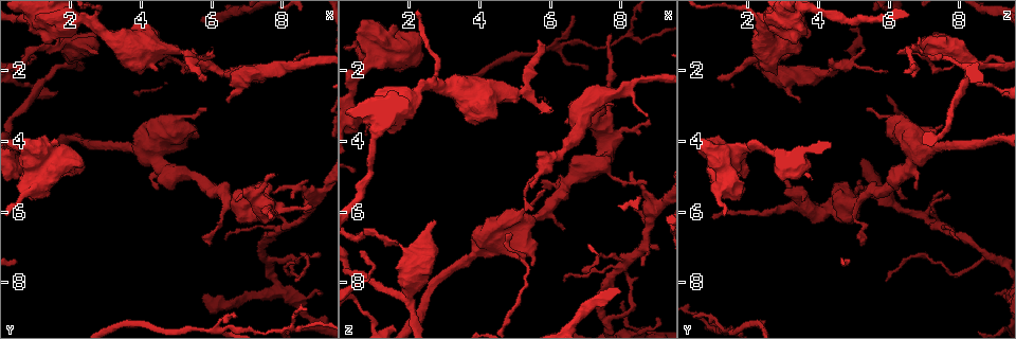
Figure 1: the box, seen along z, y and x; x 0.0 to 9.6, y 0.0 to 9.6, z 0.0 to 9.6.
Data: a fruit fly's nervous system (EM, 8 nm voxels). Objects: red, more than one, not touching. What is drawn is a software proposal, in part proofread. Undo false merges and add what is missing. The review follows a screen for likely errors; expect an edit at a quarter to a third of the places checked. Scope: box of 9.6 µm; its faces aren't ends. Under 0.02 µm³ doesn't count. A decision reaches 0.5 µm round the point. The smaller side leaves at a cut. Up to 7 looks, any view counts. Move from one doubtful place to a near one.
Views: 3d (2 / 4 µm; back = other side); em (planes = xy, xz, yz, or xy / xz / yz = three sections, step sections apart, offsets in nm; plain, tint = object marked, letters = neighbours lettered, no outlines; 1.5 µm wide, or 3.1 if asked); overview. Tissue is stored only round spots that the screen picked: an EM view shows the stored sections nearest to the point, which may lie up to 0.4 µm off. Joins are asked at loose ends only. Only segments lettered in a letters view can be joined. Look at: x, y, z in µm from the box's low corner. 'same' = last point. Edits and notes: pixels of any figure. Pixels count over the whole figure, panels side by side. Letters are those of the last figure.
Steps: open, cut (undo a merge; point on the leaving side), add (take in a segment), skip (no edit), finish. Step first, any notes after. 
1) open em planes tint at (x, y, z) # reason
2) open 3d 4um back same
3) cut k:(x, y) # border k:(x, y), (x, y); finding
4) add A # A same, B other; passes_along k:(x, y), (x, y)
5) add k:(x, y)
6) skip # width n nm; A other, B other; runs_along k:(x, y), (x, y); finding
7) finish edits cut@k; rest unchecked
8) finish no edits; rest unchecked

open em xz step 4 tint at (5.70, 2.25, 1.10) # an open end

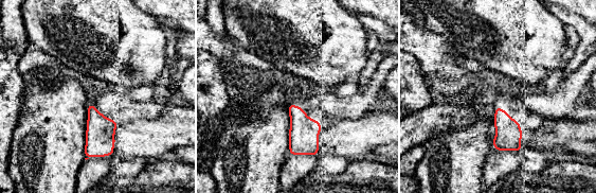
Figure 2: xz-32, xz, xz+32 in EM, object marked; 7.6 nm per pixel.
open em planes letters same

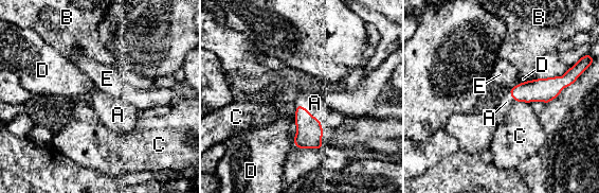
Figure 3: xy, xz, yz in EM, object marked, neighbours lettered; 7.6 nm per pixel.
add A # width 130 nm; longest_contact A 300 nm; A same, B other, C other, D other, E other; it goes on there

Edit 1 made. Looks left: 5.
open em xz step 4 plain at (1.65, 3.90, 0.70)

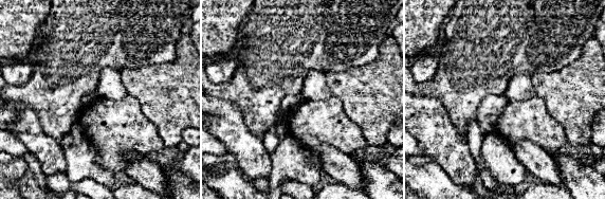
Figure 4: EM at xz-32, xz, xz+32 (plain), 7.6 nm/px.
open em xz step 4 tint same # where the object lies

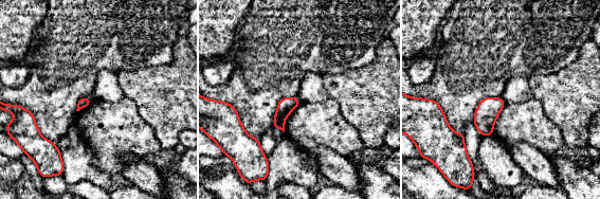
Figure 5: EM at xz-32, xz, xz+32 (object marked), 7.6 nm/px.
open em xz step 4 letters same # see the neighbours

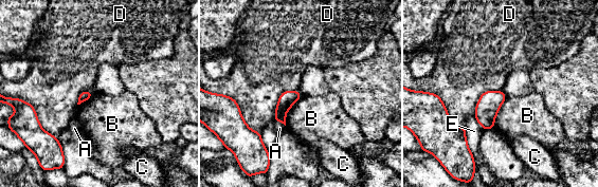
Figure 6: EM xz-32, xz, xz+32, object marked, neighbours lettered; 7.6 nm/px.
skip # A other, B other, C other, D other, E other; border 6:(507, 97), (500, 108), (492, 128); none of them fits

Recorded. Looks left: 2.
open em yz step 4 plain at (8.70, 5.45, 5.45) # branch point

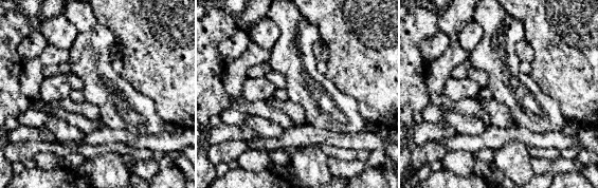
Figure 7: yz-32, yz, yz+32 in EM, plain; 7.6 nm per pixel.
open em yz step 4 letters same # see the neighbours

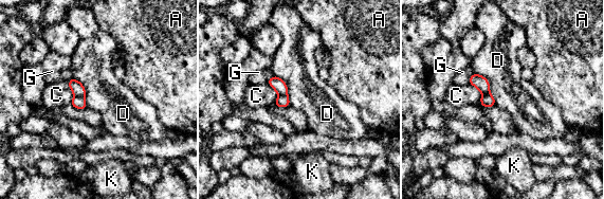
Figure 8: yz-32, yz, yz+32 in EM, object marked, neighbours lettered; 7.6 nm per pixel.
cut 8:(78, 103) # longest_contact D 300 nm; A other, C other, D other, G other, K other; a second neuron is stuck on

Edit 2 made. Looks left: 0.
finish edits add@3, cut@8; rest unchecked

